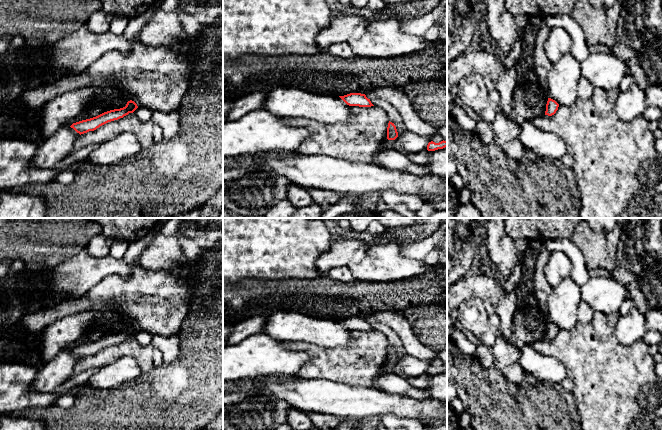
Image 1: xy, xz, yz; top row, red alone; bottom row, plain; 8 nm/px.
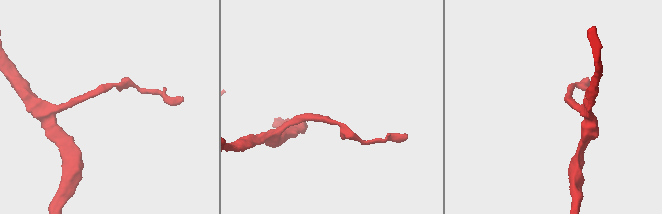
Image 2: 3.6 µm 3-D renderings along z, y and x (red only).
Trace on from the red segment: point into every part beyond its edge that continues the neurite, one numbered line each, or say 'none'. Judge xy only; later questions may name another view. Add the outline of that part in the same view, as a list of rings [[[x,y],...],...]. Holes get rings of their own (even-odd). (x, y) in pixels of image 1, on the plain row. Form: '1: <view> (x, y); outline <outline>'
none

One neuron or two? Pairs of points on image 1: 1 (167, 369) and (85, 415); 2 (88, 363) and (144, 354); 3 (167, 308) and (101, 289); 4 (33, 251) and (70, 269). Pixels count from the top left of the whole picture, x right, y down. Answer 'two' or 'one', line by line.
1: one
2: one
3: one
4: two

